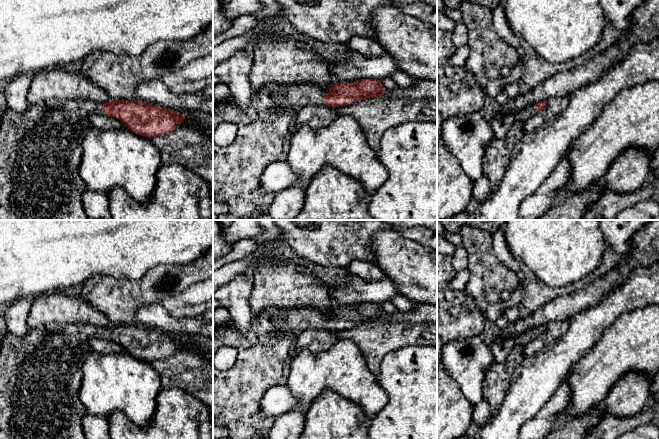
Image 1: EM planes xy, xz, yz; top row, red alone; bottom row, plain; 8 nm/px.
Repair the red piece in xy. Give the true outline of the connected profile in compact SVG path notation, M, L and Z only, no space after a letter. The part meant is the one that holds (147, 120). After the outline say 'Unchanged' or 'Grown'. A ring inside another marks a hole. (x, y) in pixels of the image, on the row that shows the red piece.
M55 100L29 104L24 113L7 109L0 116L0 220L88 220L82 196L86 185L79 174L83 140L92 127L90 114L119 119L125 127L140 136L152 139L172 132L185 121L174 110L140 101L110 100L97 103L91 100Z. Grown

